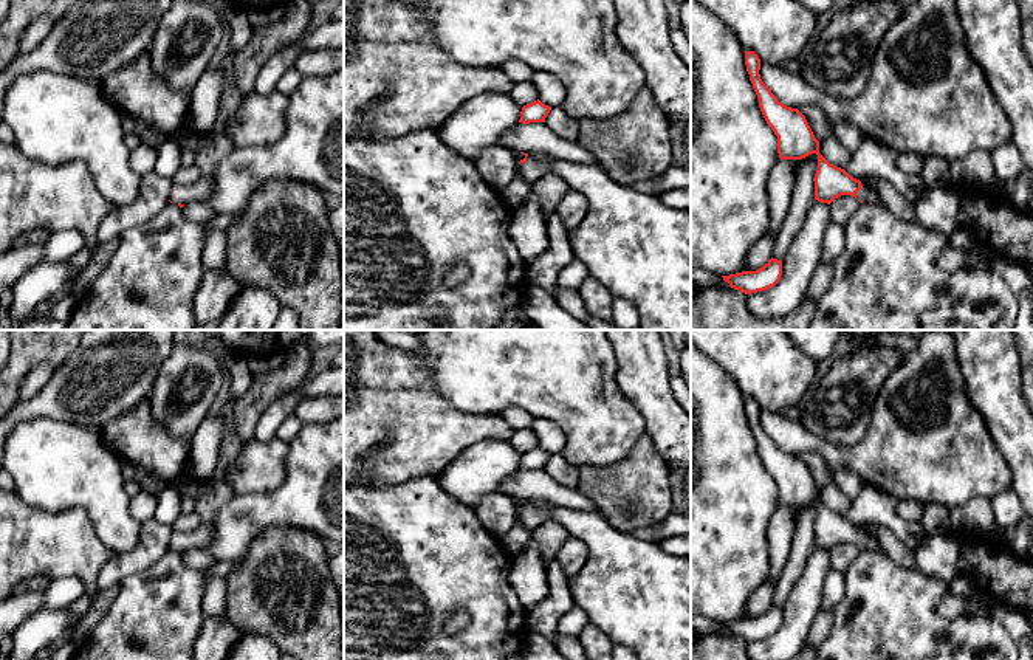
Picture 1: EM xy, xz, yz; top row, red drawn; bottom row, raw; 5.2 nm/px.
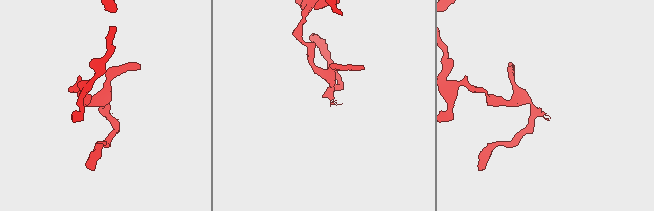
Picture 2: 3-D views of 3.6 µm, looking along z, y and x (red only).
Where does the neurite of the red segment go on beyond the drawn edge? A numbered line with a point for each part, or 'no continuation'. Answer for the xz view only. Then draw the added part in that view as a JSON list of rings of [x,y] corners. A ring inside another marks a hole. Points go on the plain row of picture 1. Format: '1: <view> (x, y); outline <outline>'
1: xz (640, 597); outline [[[533,500],[517,513],[519,522],[534,528],[545,522],[562,524],[570,536],[585,542],[589,556],[581,572],[570,579],[575,606],[581,607],[589,623],[613,643],[635,651],[638,660],[691,660],[691,559],[672,556],[660,550],[657,542],[641,541],[613,528],[602,514],[592,510],[573,510],[556,505],[541,510]]]

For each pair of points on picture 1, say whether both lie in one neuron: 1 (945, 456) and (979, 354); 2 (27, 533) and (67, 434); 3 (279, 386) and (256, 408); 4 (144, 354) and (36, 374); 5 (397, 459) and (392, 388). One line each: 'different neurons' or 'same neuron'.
1: different neurons
2: different neurons
3: same neuron
4: different neurons
5: same neuron

